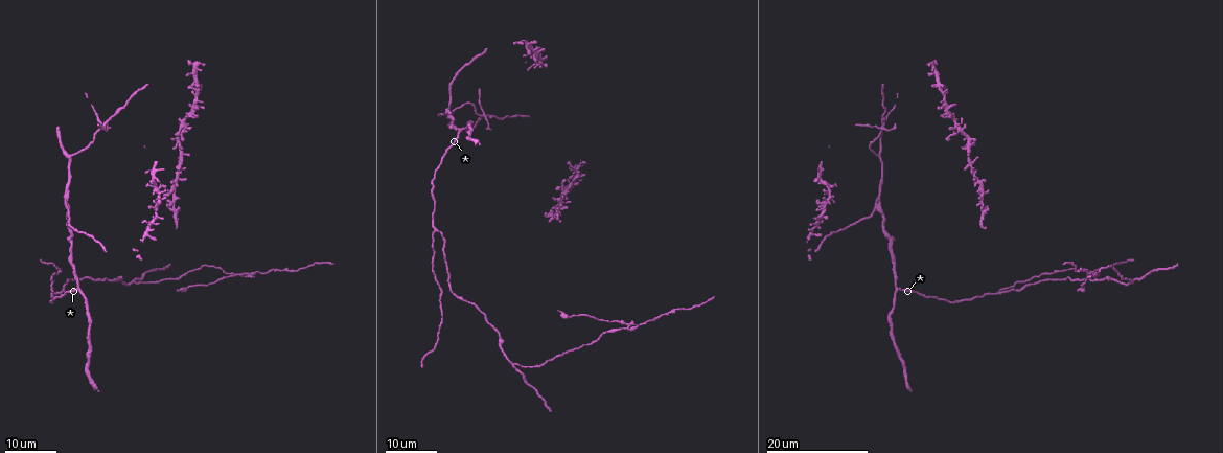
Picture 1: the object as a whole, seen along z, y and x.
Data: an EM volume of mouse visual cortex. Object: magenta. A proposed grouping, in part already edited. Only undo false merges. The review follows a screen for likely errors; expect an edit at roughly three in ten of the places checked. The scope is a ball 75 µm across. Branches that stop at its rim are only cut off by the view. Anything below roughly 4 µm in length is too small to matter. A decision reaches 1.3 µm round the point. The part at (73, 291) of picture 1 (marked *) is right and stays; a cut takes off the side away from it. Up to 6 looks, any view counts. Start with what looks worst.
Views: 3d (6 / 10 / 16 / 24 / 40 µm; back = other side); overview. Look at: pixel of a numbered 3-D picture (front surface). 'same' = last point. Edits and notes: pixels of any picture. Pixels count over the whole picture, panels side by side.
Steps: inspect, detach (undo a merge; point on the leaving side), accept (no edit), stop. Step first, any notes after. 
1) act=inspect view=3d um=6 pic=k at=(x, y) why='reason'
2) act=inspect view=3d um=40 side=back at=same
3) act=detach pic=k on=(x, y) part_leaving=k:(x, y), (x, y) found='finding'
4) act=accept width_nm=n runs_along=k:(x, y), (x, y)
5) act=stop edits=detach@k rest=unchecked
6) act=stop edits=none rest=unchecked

act=inspect view=3d um=24 pic=1 at=(631, 324) why='arms run side by side'

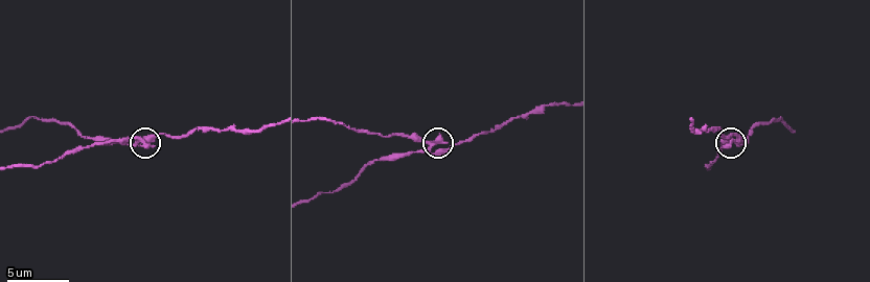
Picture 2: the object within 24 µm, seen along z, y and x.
act=inspect view=3d um=6 pic=2 at=(433, 145)

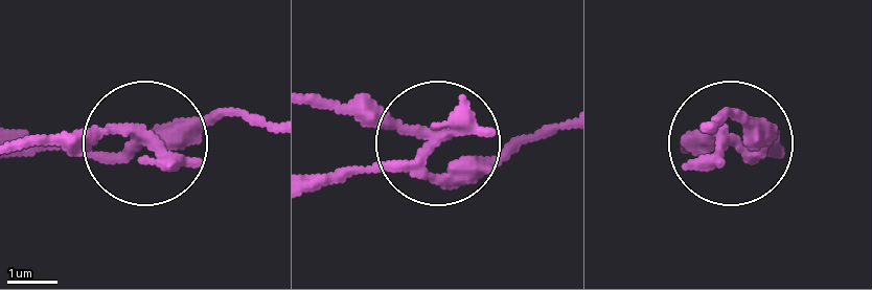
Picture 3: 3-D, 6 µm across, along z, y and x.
act=detach pic=3 on=(75, 131) part_leaving=3:(415, 156), (390, 127), (316, 106) found='a second neuron is stuck on'

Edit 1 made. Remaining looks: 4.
act=inspect view=3d um=16 pic=1 at=(512, 365) why='three-way junction'

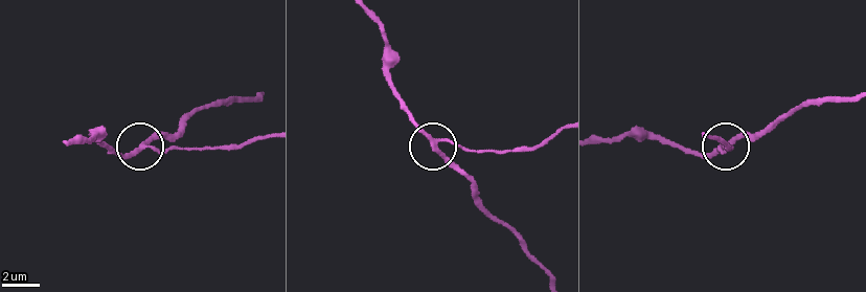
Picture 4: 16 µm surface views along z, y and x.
act=inspect view=3d um=6 pic=4 at=(435, 146) why='closer look'

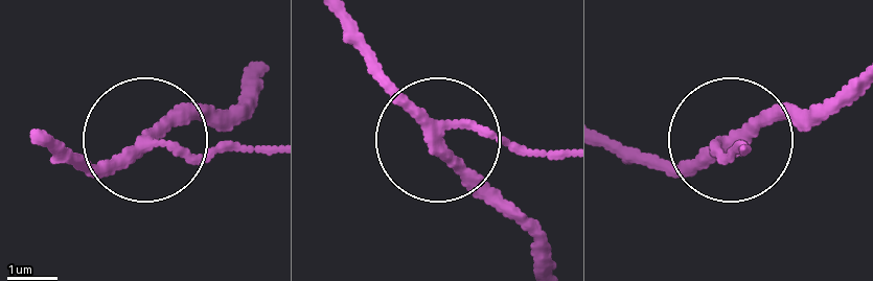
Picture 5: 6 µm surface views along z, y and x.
act=inspect view=3d um=6 side=back pic=5 at=(441, 144)

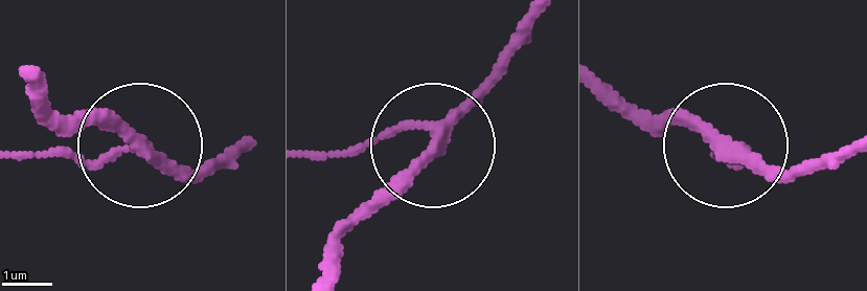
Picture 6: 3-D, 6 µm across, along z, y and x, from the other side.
act=accept width_nm=240 runs_along=6:(247, 143), (209, 163), (160, 163), (39, 106) found='one neuron here'

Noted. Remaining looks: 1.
act=stop edits=detach@3 rest=unchecked

